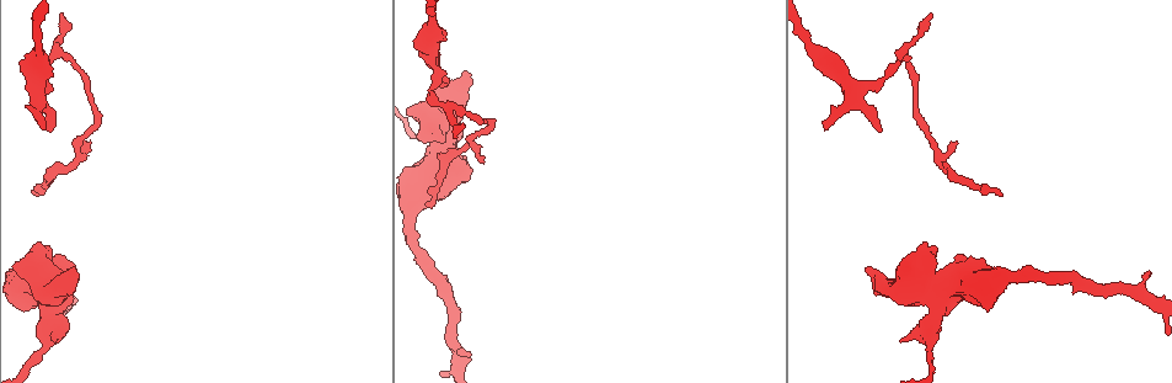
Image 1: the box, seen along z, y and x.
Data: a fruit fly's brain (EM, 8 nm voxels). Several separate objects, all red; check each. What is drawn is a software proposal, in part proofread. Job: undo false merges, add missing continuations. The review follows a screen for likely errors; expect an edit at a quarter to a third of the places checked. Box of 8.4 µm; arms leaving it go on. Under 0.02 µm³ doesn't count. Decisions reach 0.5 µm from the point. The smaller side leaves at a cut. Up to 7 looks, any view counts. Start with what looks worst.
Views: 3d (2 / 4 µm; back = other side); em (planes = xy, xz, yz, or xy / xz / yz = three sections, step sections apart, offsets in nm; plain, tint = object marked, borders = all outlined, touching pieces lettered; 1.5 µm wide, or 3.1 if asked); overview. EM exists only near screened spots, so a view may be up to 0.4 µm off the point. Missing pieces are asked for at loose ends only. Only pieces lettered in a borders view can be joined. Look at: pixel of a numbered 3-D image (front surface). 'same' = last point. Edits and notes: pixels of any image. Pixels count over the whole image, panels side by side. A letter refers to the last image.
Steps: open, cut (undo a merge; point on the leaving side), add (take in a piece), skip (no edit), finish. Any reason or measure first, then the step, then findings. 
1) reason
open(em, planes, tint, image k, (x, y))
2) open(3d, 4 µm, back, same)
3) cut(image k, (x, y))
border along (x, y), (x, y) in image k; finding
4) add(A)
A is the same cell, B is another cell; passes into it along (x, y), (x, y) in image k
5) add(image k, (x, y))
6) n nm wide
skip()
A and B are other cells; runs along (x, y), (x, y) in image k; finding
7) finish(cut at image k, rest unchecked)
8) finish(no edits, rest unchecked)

stops while still wide
open(3d, 4 µm, back, image 1, (866, 270))

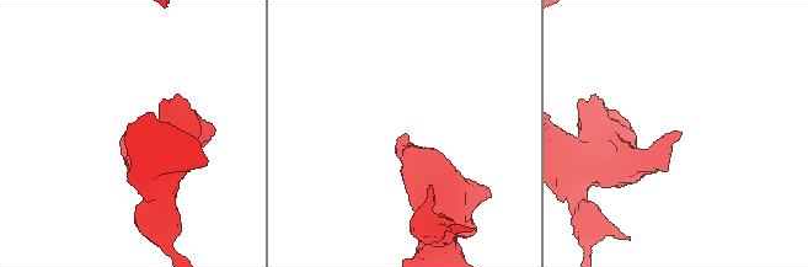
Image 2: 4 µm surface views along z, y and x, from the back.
open(em, planes, plain, image 2, (407, 134))

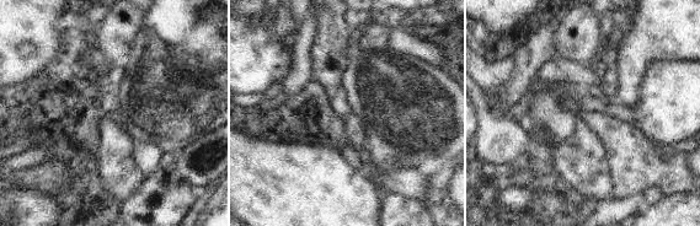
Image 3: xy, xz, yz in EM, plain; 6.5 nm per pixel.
open(em, planes, borders, same)

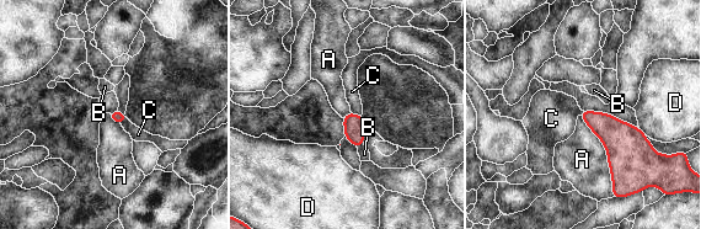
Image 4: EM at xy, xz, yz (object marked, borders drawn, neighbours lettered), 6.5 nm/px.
skip()
A, B, C and D are other cells; border along (581, 115), (605, 149), (614, 195) in image 4; none of them fits

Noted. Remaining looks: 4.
free end
open(3d, 4 µm, image 1, (468, 356))

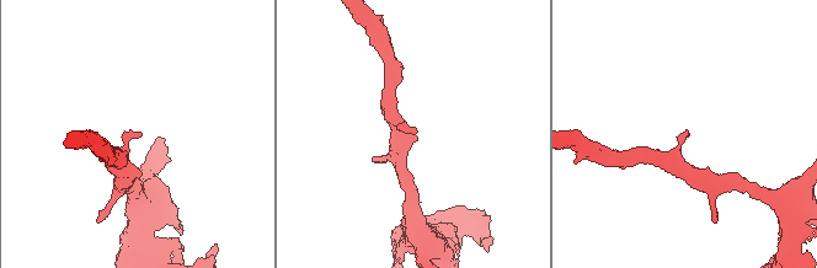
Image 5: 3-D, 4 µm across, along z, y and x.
open(em, yz, step 8, tint, image 5, (414, 134))

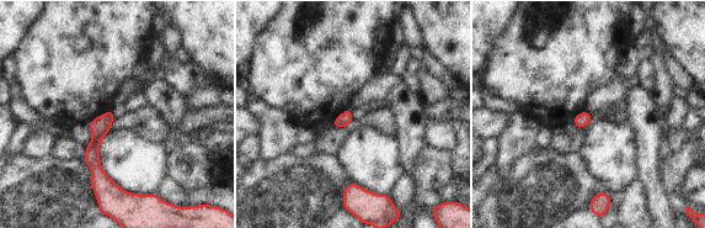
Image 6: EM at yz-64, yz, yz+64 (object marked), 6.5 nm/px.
open(em, planes, borders, same)

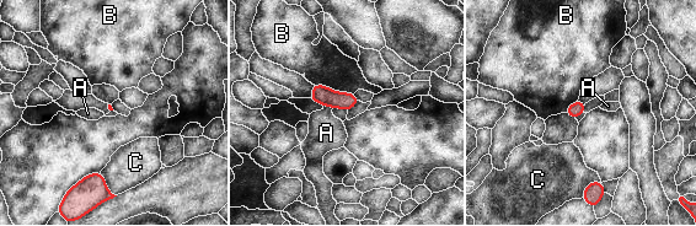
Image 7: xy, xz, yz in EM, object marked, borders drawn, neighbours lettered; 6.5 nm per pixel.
B touches over 280 nm
skip()
A, B and C are other cells; none of them fits

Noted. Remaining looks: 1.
free end
open(em, planes, borders, image 1, (425, 204))

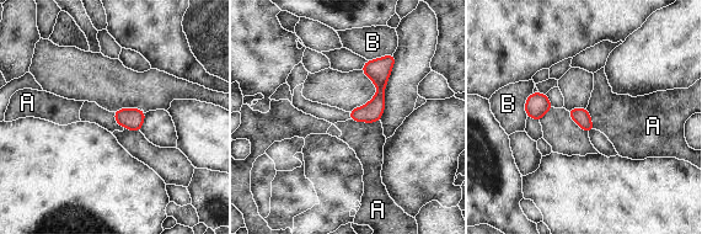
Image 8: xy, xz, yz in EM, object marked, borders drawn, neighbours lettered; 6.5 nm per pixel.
skip()
A and B are other cells; border along (350, 118), (358, 122), (379, 120) in image 8; no lettered piece goes on from it

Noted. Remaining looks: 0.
finish(no edits, rest unchecked)

